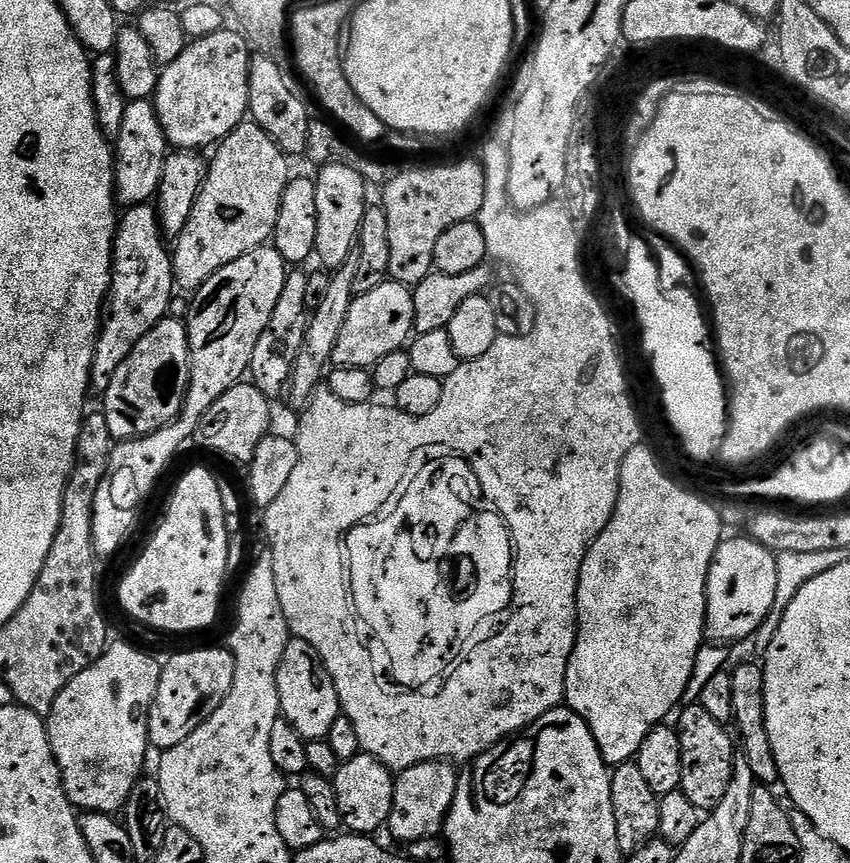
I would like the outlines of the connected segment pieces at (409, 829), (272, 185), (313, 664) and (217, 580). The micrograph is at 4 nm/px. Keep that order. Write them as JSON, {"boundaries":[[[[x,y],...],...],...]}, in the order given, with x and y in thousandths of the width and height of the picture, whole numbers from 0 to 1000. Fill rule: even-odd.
{"boundaries":[[[[507,881],[492,888],[482,888],[465,900],[464,934],[459,939],[454,964],[472,980],[486,978],[496,971],[511,971],[521,965],[541,910],[541,899],[532,890],[535,889],[526,881]]],[[[295,141],[281,144],[266,161],[259,163],[253,176],[254,182],[245,190],[245,205],[228,234],[228,243],[224,243],[224,253],[214,271],[205,278],[202,323],[206,333],[220,341],[232,338],[247,321],[261,313],[261,308],[271,308],[271,304],[285,299],[285,294],[309,287],[321,277],[327,257],[327,239],[341,207],[340,182],[304,145]]],[[[340,740],[336,753],[332,753],[332,767],[327,767],[327,813],[333,833],[351,846],[359,860],[385,857],[388,841],[402,829],[398,800],[393,800],[393,786],[384,776],[374,753],[359,742]]],[[[226,542],[207,561],[193,604],[184,612],[179,627],[160,649],[160,655],[146,667],[141,677],[141,700],[165,723],[175,723],[188,732],[231,732],[245,728],[259,709],[259,689],[266,673],[266,596],[261,591],[261,577],[256,574],[256,552],[245,542]]]]}

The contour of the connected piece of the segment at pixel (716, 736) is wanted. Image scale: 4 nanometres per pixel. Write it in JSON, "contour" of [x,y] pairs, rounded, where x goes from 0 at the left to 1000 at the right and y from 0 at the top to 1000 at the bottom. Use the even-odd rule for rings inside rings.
{"contour":[[[824,815],[811,816],[804,824],[799,826],[801,830],[800,839],[798,838],[802,860],[800,917],[807,920],[807,925],[812,925],[812,929],[816,929],[816,934],[824,937],[825,942],[832,943],[840,934],[845,934],[845,929],[849,929],[859,911],[868,867],[864,861],[862,849],[853,840],[840,837],[840,831]]]}

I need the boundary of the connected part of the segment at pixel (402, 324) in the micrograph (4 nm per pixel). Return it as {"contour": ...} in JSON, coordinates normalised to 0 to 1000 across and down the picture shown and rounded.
{"contour":[[[460,322],[453,324],[440,331],[435,341],[426,341],[414,349],[412,364],[407,364],[407,373],[402,377],[402,387],[398,387],[398,401],[393,401],[391,422],[396,426],[441,426],[454,410],[469,408],[481,397],[487,385],[486,373],[485,334]]]}

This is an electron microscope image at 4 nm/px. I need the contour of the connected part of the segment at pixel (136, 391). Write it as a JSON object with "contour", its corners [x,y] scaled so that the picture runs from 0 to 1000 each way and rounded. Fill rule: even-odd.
{"contour":[[[194,368],[153,406],[148,419],[139,424],[134,438],[129,443],[129,452],[120,455],[120,476],[125,490],[129,492],[129,503],[133,511],[161,510],[168,505],[181,503],[191,498],[196,491],[202,490],[212,481],[216,469],[216,459],[221,455],[221,430],[224,429],[224,410],[221,409],[221,377],[215,370],[202,371]]]}

